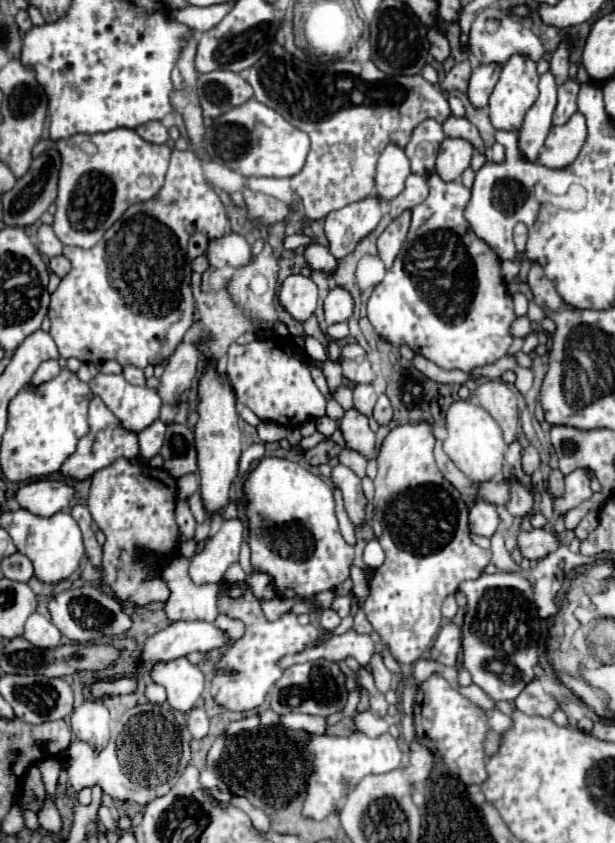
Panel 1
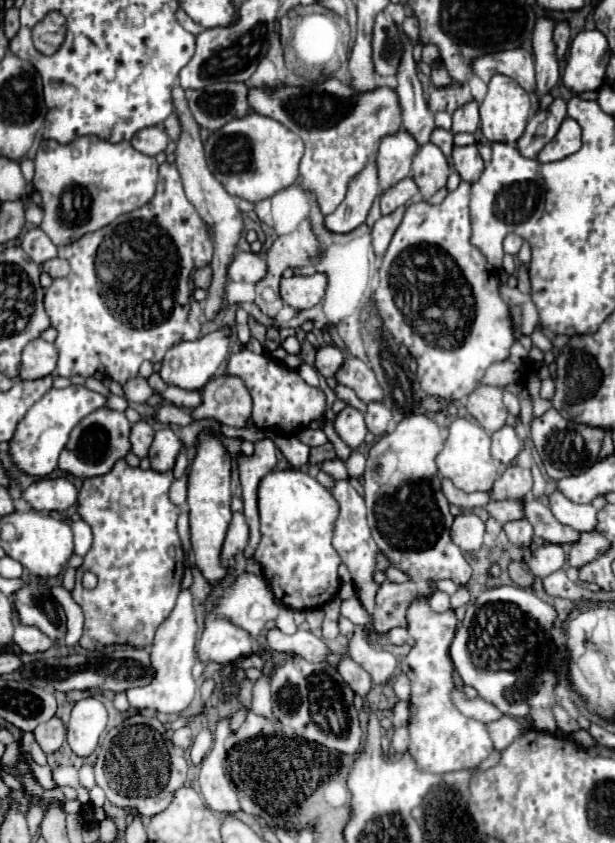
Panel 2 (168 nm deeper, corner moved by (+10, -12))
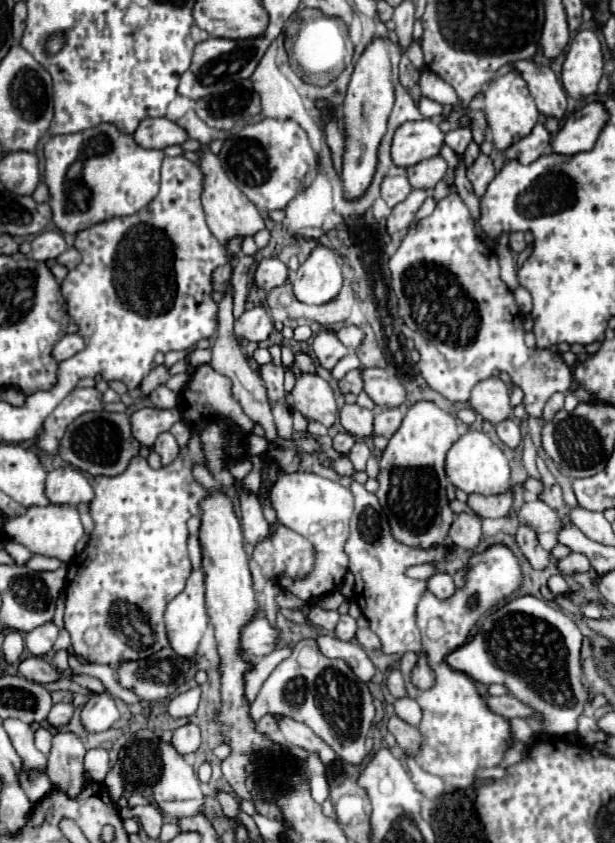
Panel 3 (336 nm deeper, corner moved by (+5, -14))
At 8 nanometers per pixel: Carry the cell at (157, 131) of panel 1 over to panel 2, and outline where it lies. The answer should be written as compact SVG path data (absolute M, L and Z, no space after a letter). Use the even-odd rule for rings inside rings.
M152 126L152 128L146 128L146 130L140 130L132 142L130 142L138 152L142 154L150 154L150 156L156 156L160 152L164 152L166 144L168 144L168 136L162 128L158 126Z

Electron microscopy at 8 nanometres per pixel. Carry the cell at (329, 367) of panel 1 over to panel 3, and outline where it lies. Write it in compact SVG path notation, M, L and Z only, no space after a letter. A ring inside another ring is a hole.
M321 330L313 340L313 352L315 352L315 356L323 368L333 370L333 366L345 354L349 354L349 348L341 344L335 330Z

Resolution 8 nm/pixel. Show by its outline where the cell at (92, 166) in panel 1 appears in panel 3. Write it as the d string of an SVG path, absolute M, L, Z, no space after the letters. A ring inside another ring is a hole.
M97 124L95 128L83 132L53 136L45 144L45 184L51 192L49 206L53 210L53 224L65 234L77 234L107 218L139 212L159 192L159 168L163 158L163 150L141 148L139 144L135 144L133 136L119 132L113 124Z

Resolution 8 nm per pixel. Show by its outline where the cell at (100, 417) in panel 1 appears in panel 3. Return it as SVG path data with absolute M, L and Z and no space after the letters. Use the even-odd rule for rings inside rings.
M85 412L75 418L59 444L59 456L71 466L91 476L117 476L121 474L133 456L139 454L139 442L131 434L129 416L121 412Z

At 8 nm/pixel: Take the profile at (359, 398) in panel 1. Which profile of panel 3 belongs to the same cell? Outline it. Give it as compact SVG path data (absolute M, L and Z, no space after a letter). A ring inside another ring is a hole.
M363 366L347 372L347 376L339 382L339 386L341 386L343 394L347 394L347 392L359 394L363 390Z

